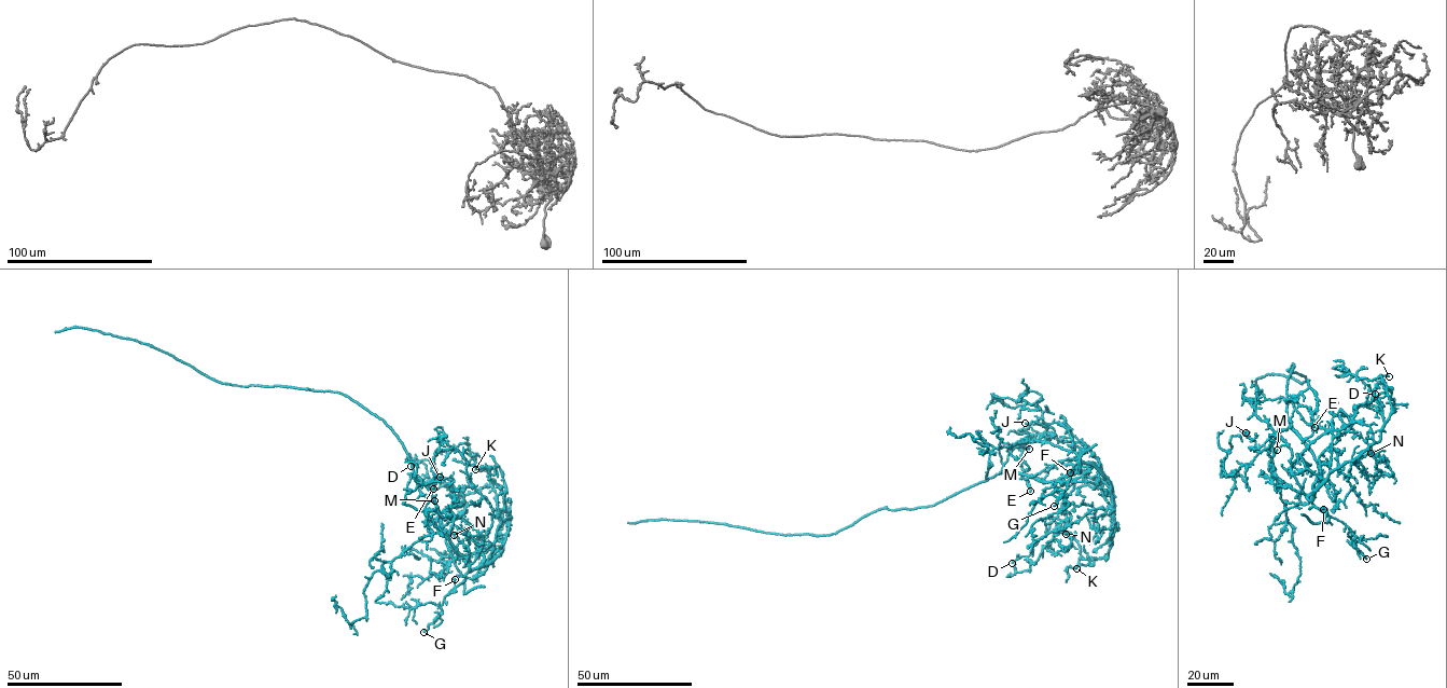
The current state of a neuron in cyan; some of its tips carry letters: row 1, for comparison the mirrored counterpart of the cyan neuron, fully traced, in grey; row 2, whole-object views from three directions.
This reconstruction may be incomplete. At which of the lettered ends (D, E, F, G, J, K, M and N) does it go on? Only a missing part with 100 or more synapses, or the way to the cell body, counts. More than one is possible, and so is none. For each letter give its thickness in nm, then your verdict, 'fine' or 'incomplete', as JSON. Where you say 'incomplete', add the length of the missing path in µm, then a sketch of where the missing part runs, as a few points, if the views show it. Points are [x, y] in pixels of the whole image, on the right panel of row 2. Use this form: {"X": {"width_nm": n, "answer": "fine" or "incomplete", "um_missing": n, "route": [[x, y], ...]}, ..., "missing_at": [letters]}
{"D": {"width_nm": 120, "answer": "fine"}, "E": {"width_nm": 190, "answer": "fine"}, "F": {"width_nm": 140, "answer": "fine"}, "G": {"width_nm": 240, "answer": "fine"}, "J": {"width_nm": 200, "answer": "fine"}, "K": {"width_nm": 190, "answer": "fine"}, "M": {"width_nm": 140, "answer": "fine"}, "N": {"width_nm": 280, "answer": "fine"}, "missing_at": []}

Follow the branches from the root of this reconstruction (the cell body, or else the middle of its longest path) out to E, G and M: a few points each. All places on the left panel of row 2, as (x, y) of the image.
E: (419, 478), (450, 547), (472, 563), (492, 511), (454, 449), (436, 451), (433, 489)
G: (419, 478), (436, 507), (450, 547), (470, 566), (464, 580), (444, 597), (440, 607), (443, 613), (423, 632)
M: (419, 478), (436, 507), (450, 547), (469, 564), (442, 533), (430, 534), (425, 506), (434, 500)

